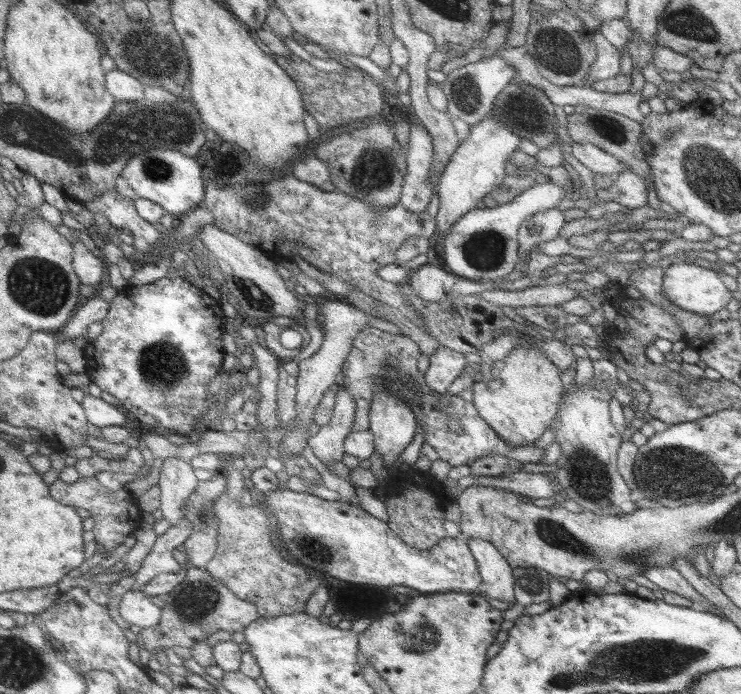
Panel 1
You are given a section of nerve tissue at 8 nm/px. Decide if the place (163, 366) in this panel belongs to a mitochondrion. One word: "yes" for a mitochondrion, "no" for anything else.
yes

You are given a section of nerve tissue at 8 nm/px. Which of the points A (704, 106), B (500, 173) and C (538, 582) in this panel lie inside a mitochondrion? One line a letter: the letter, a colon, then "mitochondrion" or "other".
A: other
B: other
C: other

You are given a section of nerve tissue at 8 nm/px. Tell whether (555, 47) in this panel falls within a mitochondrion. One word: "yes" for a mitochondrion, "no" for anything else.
yes

